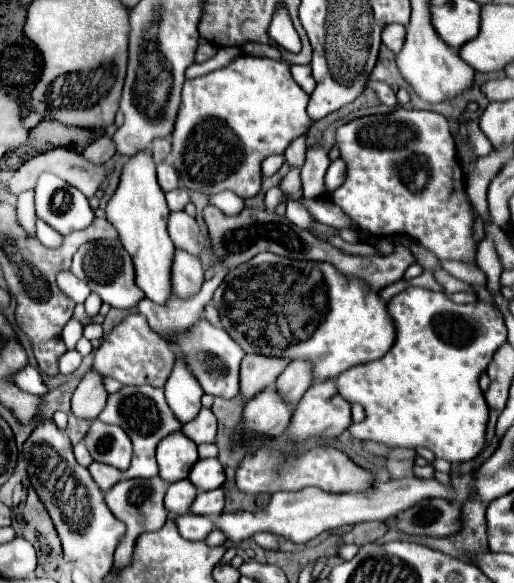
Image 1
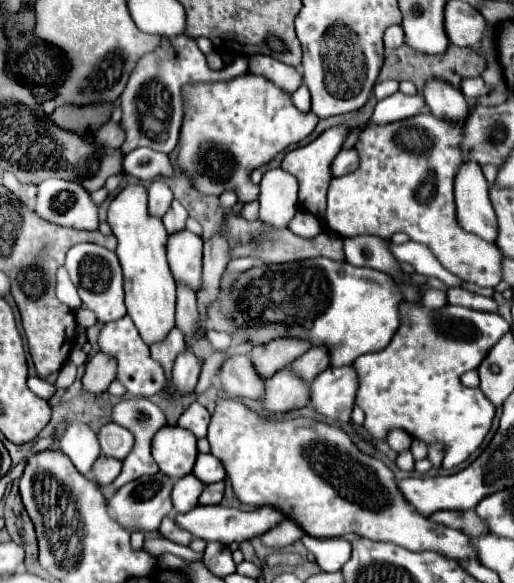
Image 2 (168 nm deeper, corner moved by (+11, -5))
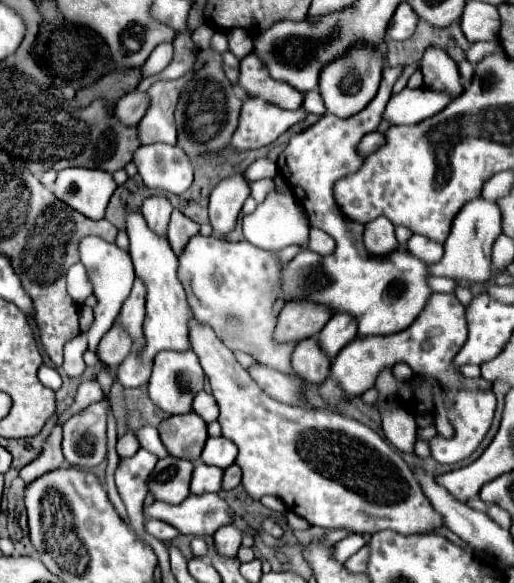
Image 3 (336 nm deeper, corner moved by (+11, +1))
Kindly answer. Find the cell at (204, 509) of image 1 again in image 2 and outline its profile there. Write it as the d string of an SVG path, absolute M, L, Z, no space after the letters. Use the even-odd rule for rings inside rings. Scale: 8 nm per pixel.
M224 481L212 483L204 489L204 493L200 497L200 505L216 505L222 501L222 497L224 497Z

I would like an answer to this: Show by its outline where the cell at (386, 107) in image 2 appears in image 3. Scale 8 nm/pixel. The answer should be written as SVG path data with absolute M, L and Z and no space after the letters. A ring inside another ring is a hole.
M404 87L400 93L390 97L382 113L382 119L390 121L392 125L416 125L442 111L448 103L450 95L430 91L426 87Z

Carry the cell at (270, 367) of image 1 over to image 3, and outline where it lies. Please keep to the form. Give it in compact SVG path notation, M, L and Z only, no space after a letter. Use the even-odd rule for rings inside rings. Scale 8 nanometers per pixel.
M286 303L278 315L274 343L298 343L316 337L330 317L330 311L314 307L314 303Z

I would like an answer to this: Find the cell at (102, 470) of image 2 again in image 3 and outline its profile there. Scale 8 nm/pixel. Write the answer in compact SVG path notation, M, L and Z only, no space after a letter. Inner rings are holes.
M128 431L126 435L122 435L122 437L118 439L118 443L116 443L116 453L118 453L120 459L132 457L138 449L140 449L140 445L136 443L136 437L134 437L130 431Z

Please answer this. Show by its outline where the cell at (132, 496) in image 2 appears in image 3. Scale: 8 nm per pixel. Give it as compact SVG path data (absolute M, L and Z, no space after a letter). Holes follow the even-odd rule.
M160 459L156 469L148 477L148 493L154 501L182 503L188 497L188 479L192 475L194 463L184 459Z

